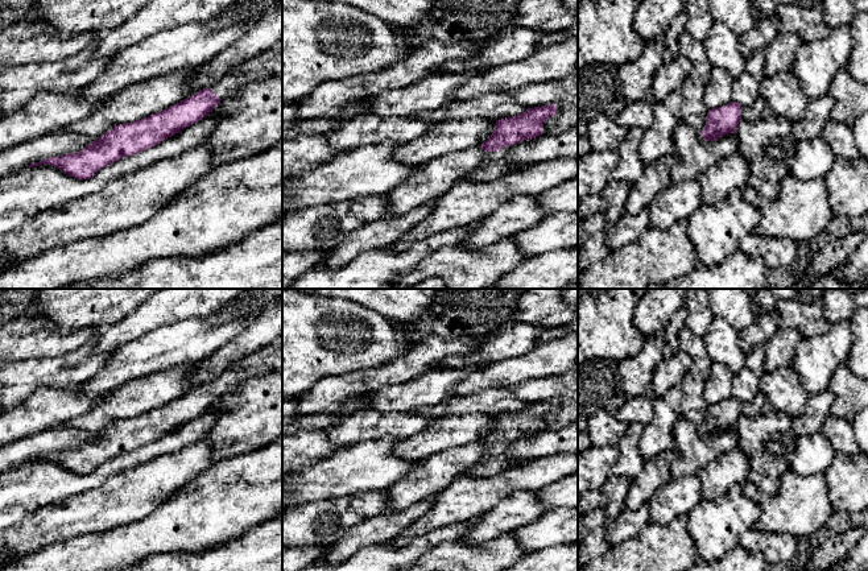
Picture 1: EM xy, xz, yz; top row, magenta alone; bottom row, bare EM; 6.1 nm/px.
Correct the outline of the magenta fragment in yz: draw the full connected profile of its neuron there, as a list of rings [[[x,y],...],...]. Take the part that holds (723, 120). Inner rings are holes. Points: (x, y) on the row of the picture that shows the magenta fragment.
[[[759,96],[753,104],[741,107],[736,102],[727,105],[708,109],[702,137],[706,141],[715,141],[726,135],[735,133],[741,120],[756,121],[766,113],[766,103]]]

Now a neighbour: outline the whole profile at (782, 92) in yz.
[[[793,71],[765,76],[760,87],[760,96],[765,99],[766,113],[791,123],[805,116],[810,102]]]

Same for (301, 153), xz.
[[[325,133],[282,140],[282,179],[325,165],[342,153],[330,148]]]

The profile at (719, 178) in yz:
[[[736,152],[722,160],[712,158],[704,169],[697,171],[695,179],[702,189],[702,203],[714,206],[726,200],[733,190],[748,187],[751,170],[745,158]]]

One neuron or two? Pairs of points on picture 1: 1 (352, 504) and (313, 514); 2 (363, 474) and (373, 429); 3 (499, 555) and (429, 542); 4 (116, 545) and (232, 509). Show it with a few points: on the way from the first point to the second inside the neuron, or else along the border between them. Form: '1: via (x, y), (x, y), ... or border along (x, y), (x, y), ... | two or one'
1: via (343, 513), (322, 514) | one
2: border along (399, 438), (371, 438), (344, 447) | two
3: border along (457, 541), (441, 542), (418, 557) | two
4: via (145, 537), (203, 513) | one

